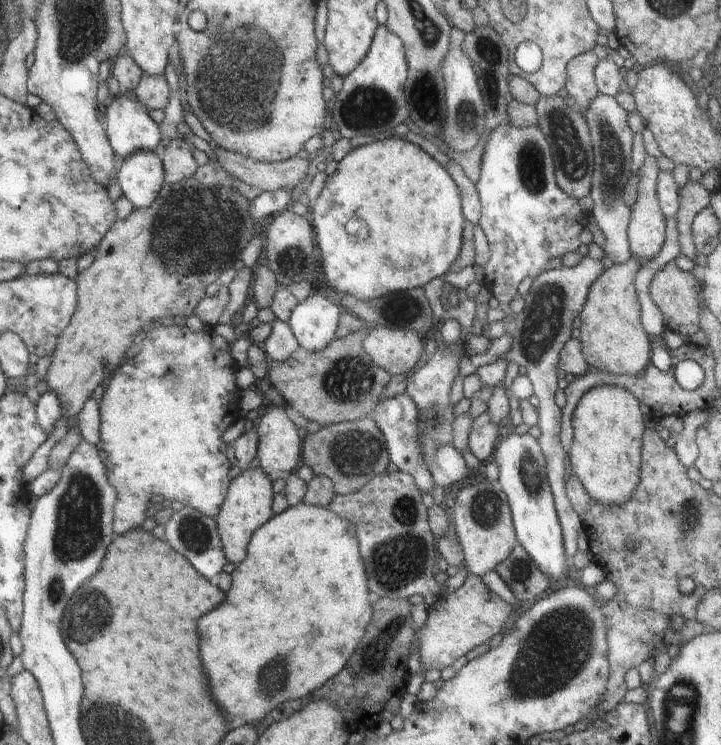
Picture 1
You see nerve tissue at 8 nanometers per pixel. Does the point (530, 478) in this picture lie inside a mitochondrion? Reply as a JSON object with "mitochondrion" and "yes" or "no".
{"mitochondrion":"yes"}

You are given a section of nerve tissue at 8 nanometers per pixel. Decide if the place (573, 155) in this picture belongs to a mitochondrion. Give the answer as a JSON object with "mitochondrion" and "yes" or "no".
{"mitochondrion":"yes"}

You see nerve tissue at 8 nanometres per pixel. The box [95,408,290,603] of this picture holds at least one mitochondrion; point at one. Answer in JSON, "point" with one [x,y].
{"point":[194,534]}

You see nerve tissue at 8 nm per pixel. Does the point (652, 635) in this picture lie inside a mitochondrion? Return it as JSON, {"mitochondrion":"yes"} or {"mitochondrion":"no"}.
{"mitochondrion":"no"}

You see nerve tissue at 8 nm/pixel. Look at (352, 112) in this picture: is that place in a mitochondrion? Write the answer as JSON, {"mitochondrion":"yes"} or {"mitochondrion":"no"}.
{"mitochondrion":"yes"}

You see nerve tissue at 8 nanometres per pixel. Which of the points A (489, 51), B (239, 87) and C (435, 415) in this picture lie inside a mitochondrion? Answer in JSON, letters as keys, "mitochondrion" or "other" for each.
{"A":"mitochondrion","B":"mitochondrion","C":"mitochondrion"}

